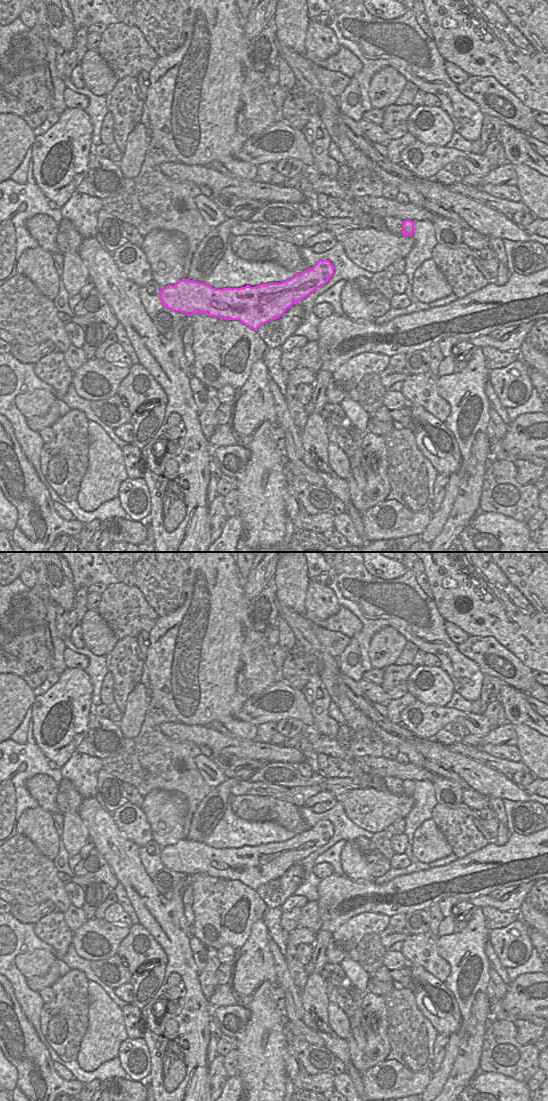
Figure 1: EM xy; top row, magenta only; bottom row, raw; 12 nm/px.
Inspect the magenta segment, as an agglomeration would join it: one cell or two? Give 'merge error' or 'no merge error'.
no merge error

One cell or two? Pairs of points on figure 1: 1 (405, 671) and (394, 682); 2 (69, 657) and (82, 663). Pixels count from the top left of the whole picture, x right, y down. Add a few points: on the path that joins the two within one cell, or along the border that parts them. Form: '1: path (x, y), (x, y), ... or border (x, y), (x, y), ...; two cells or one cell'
1: path (402, 674), (397, 679); one cell
2: path (72, 660), (79, 661); one cell

